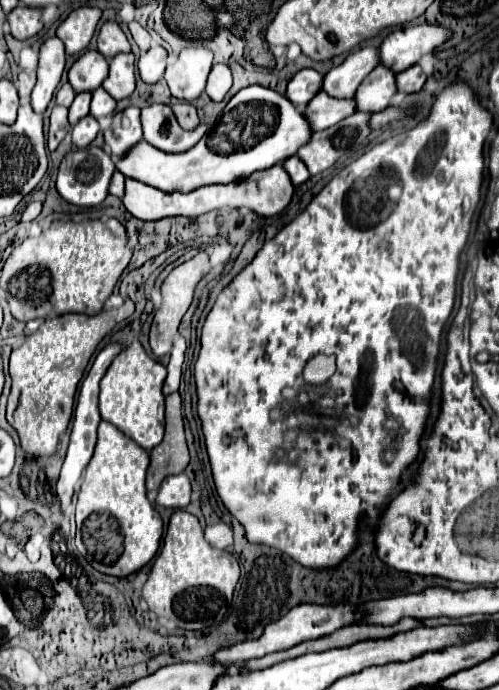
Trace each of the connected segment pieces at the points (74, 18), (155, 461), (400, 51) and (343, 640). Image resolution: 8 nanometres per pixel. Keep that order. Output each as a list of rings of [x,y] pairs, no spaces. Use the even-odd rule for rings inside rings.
[[[79,7],[71,11],[69,17],[57,27],[57,37],[63,41],[67,55],[75,55],[87,49],[99,17],[101,11],[97,7]]]
[[[171,393],[167,395],[167,413],[165,413],[165,439],[161,441],[161,445],[157,445],[151,451],[151,465],[147,469],[147,489],[159,489],[161,481],[169,475],[179,475],[181,471],[185,471],[185,467],[189,465],[189,449],[185,443],[185,427],[183,427],[183,413],[181,413],[181,395],[179,393]]]
[[[411,25],[405,29],[397,29],[385,37],[379,47],[381,63],[395,73],[409,69],[415,65],[425,53],[435,51],[441,43],[449,39],[449,29],[443,25]]]
[[[403,617],[395,625],[363,625],[363,623],[361,625],[349,625],[345,629],[339,629],[339,631],[331,633],[331,635],[325,635],[325,637],[319,637],[319,639],[311,639],[311,641],[303,641],[303,643],[291,647],[291,649],[271,653],[271,655],[265,655],[261,659],[249,659],[245,665],[247,665],[249,671],[265,669],[265,667],[277,665],[281,661],[301,657],[305,653],[327,651],[327,649],[333,649],[333,647],[345,647],[345,645],[351,645],[351,643],[357,643],[357,641],[363,641],[363,639],[381,639],[381,637],[389,637],[389,635],[395,635],[399,631],[409,631],[409,629],[421,627],[421,625],[427,625],[427,623],[425,621],[417,621],[413,617],[411,619]]]

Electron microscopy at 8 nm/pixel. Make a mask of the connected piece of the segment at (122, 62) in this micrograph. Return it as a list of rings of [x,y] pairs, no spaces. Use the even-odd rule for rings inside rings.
[[[121,53],[111,59],[109,75],[101,85],[115,101],[129,97],[135,91],[135,69],[133,69],[133,53]]]

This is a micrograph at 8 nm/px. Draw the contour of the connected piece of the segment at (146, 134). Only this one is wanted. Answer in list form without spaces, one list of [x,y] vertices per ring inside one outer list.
[[[153,103],[143,107],[141,127],[143,139],[167,153],[183,153],[185,149],[191,149],[207,131],[205,123],[201,123],[195,131],[181,129],[175,115],[169,111],[169,105],[165,103]]]

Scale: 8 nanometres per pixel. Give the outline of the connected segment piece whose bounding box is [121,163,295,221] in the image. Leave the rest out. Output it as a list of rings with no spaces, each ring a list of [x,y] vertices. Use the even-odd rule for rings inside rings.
[[[279,163],[279,165],[273,165],[269,169],[255,171],[247,179],[225,183],[225,185],[213,183],[213,185],[205,185],[201,189],[195,189],[191,193],[165,193],[161,189],[155,189],[155,187],[149,187],[149,185],[141,183],[141,181],[127,179],[125,181],[125,195],[123,195],[121,201],[123,201],[125,209],[141,221],[157,221],[157,219],[171,217],[171,215],[197,217],[197,215],[203,215],[207,211],[221,209],[221,207],[247,207],[247,209],[255,211],[257,215],[273,217],[289,205],[289,201],[293,197],[293,191],[295,191],[295,187],[291,183],[291,177],[283,169],[283,165]]]

